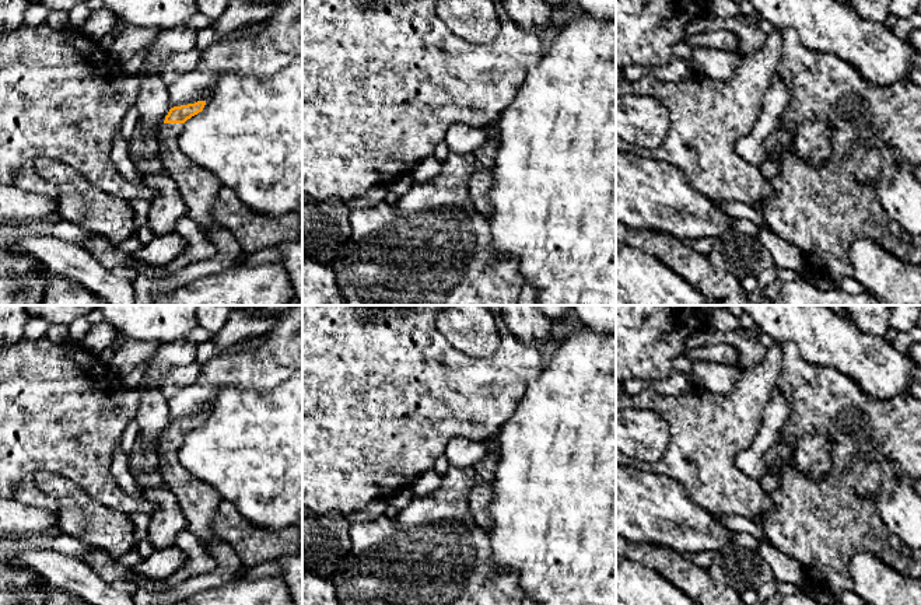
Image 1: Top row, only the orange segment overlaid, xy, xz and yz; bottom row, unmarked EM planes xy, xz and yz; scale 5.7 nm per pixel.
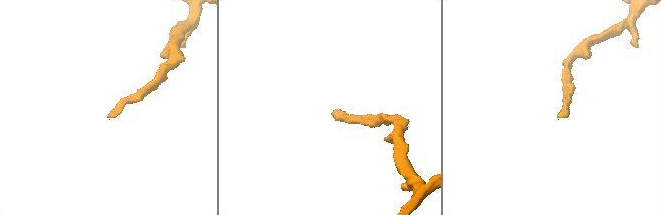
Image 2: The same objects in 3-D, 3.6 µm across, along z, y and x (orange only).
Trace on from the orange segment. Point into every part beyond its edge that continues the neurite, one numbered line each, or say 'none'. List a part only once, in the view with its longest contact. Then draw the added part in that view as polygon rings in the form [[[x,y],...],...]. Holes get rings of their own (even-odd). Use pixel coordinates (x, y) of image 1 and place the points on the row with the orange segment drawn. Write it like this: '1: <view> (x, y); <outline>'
1: xy (199, 186); [[[162,123],[157,133],[160,160],[176,182],[185,200],[188,216],[204,230],[221,225],[213,217],[213,203],[223,189],[221,181],[209,169],[197,165],[178,146],[183,123]]]

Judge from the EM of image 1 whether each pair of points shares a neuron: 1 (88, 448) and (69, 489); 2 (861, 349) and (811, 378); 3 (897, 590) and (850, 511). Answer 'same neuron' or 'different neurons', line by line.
1: different neurons
2: different neurons
3: different neurons

